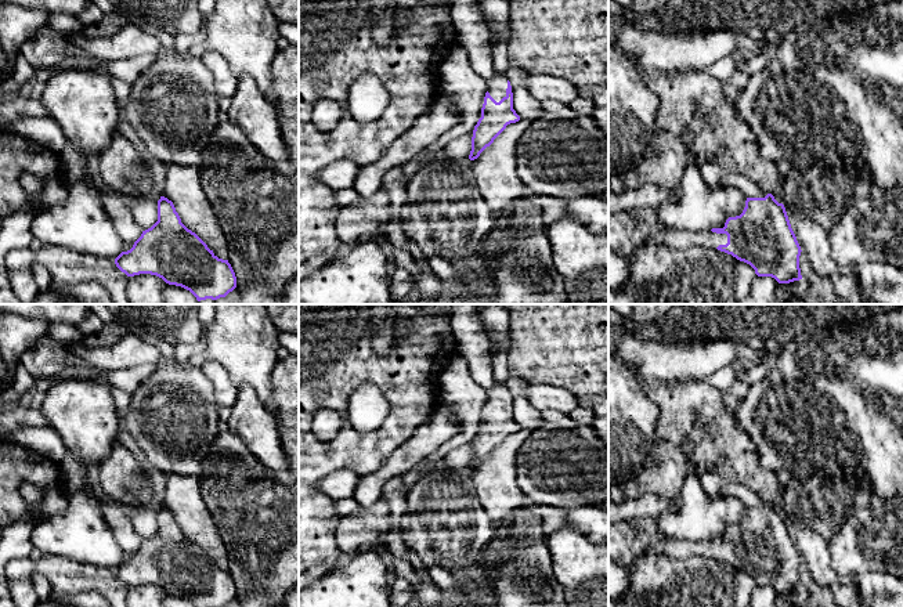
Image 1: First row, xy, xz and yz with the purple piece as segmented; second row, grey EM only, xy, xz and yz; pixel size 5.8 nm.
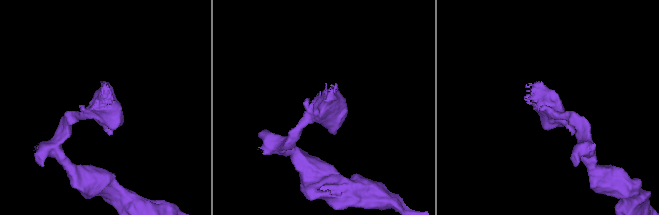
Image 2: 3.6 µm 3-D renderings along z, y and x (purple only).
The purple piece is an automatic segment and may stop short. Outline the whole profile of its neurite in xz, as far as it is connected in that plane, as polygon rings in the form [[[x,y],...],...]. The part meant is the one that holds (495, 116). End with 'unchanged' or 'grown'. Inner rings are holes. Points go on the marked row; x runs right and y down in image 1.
[[[496,73],[488,82],[488,90],[481,108],[481,118],[473,130],[469,159],[477,159],[480,153],[506,129],[508,124],[519,120],[520,116],[513,109],[510,82],[505,73]]] | grown

